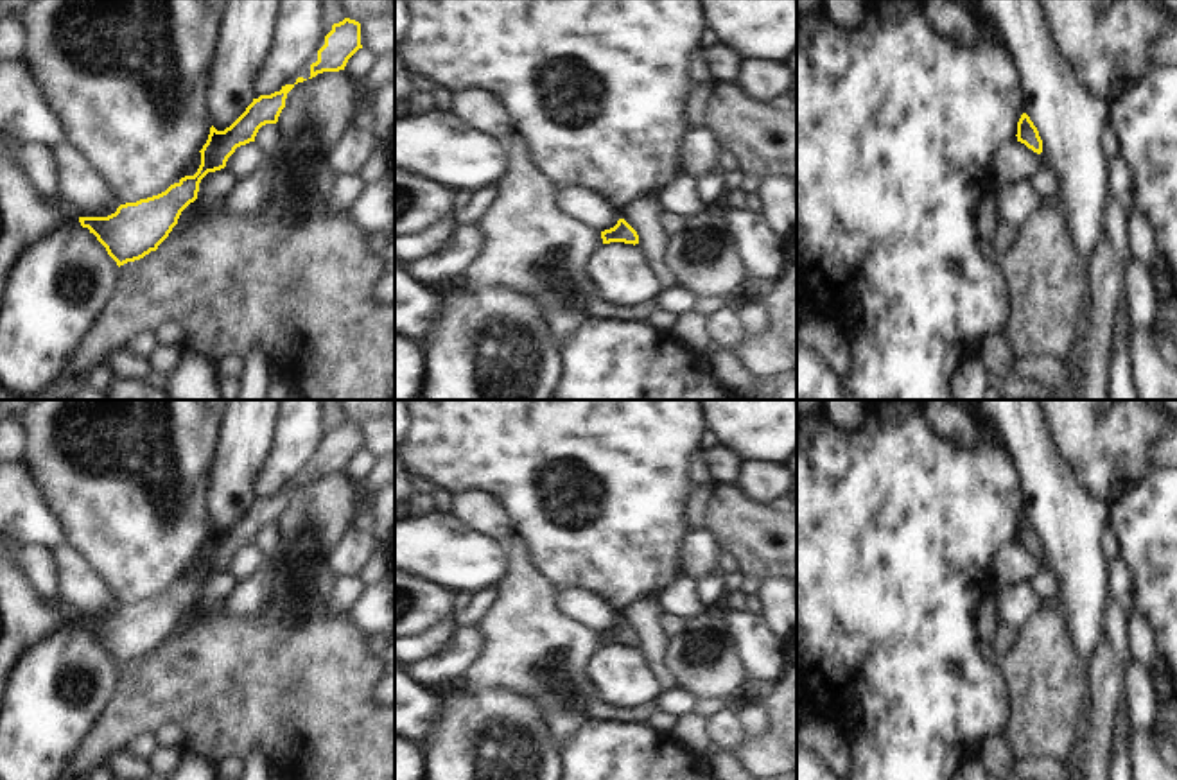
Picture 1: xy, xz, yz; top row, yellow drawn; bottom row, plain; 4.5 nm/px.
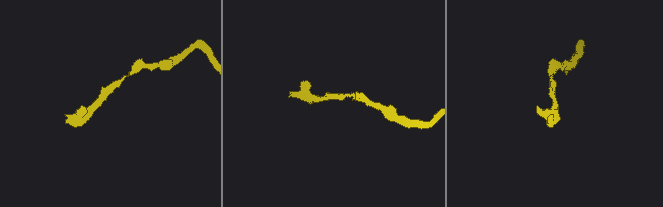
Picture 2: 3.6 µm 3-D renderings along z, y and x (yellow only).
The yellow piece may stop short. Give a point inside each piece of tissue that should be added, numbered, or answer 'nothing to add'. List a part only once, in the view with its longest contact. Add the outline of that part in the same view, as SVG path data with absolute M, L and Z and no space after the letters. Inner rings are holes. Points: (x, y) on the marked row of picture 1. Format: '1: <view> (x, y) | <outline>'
1: xy (24, 217) | M0 133L0 310L9 273L23 251L59 230L81 230L79 217L65 219L41 201L16 163L18 138Z

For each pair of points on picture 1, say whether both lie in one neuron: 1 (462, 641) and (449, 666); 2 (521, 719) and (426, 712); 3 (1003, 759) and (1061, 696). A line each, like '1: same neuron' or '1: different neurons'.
1: same neuron
2: different neurons
3: different neurons

